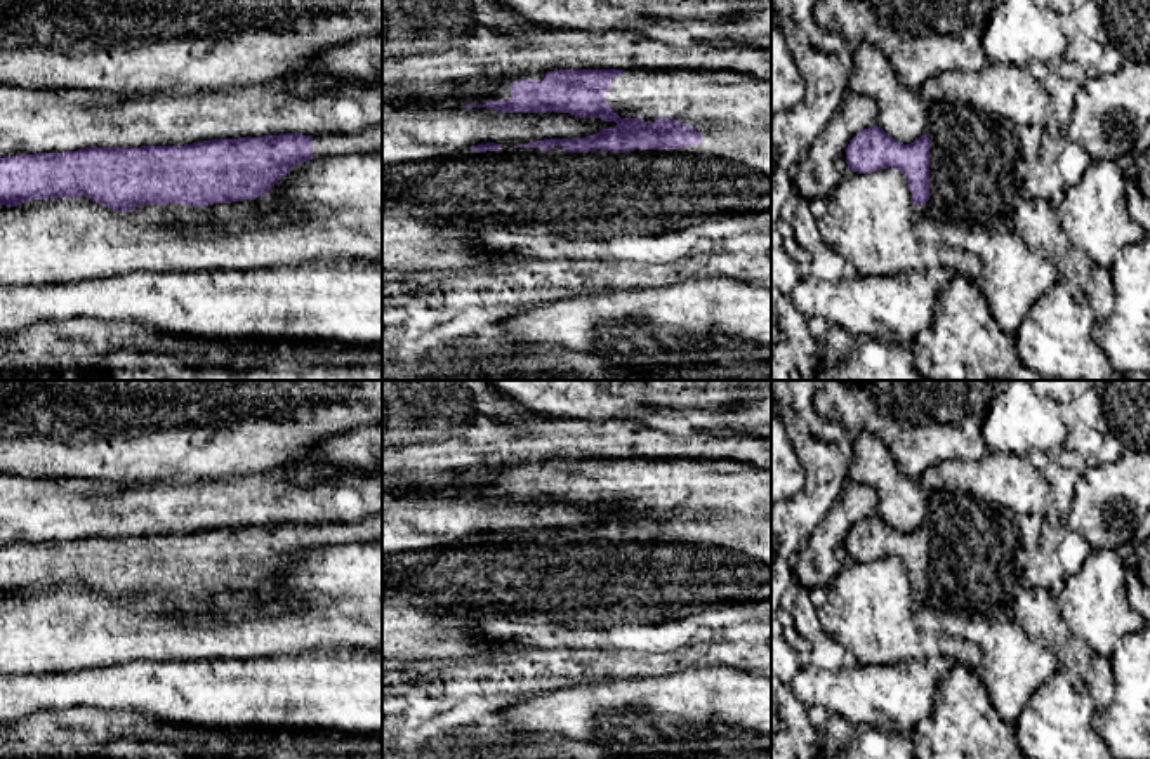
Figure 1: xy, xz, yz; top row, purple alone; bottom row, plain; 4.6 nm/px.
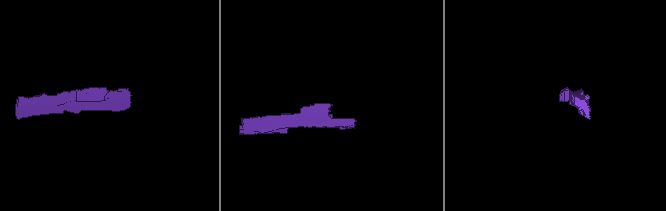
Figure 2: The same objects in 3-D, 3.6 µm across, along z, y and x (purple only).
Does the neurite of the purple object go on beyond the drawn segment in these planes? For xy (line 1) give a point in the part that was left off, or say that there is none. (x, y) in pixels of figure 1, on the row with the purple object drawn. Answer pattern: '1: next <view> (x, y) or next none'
1: next xy (367, 141)

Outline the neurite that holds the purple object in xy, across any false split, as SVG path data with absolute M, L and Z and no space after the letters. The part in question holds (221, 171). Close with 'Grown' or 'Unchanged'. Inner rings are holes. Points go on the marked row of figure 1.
M382 125L354 134L280 134L184 146L85 148L5 156L0 158L0 205L17 207L31 200L89 196L116 212L132 212L137 205L203 207L243 201L266 196L283 175L304 162L377 151L382 151Z. Grown

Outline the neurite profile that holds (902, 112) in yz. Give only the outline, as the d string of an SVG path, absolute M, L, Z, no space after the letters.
M860 42L846 56L848 90L877 104L877 127L898 142L910 144L922 135L928 102L919 90L905 87L891 63L870 42Z

